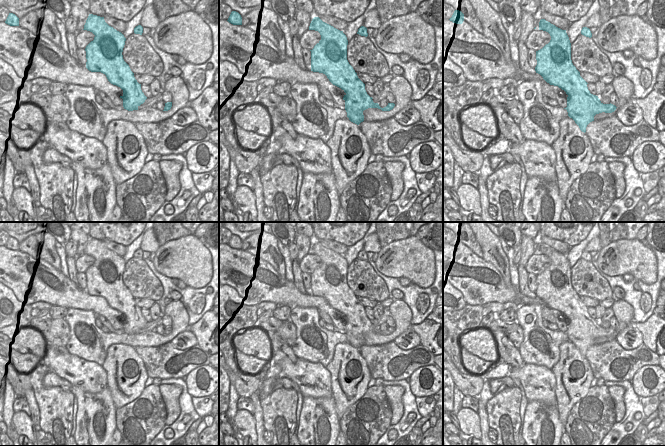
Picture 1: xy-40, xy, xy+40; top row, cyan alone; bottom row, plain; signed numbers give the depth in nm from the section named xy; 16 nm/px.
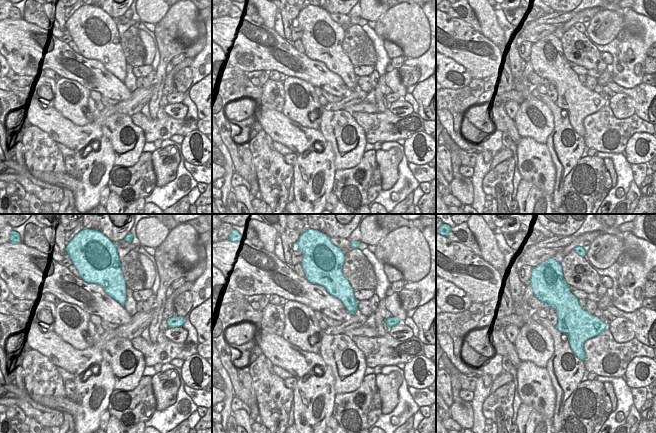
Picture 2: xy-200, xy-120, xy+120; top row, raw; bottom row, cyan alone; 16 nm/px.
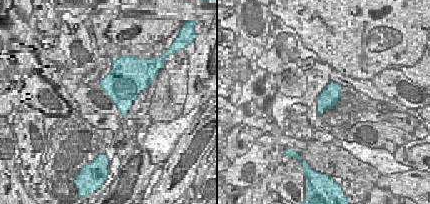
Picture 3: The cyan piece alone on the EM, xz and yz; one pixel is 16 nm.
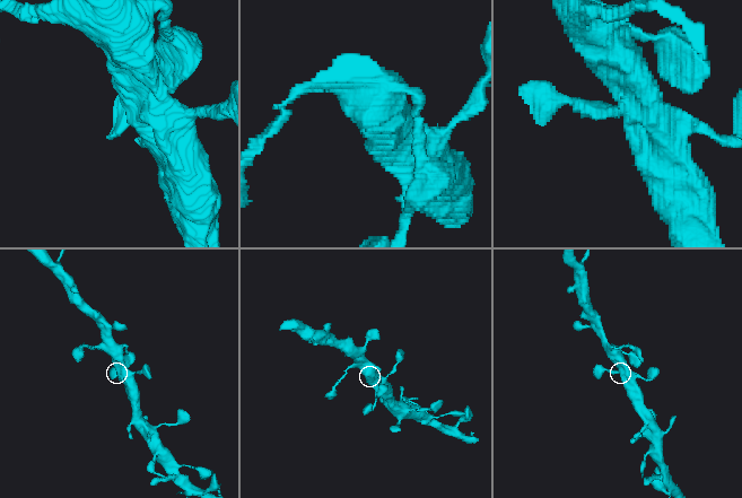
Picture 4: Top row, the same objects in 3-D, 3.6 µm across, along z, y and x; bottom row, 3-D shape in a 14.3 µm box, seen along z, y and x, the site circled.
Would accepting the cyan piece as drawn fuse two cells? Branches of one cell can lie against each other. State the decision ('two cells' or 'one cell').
one cell

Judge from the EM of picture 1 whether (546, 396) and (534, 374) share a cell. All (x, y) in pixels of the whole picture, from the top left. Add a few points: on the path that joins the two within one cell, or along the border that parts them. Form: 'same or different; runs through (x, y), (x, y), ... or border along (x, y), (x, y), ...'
same; runs through (544, 391), (544, 387), (536, 379)

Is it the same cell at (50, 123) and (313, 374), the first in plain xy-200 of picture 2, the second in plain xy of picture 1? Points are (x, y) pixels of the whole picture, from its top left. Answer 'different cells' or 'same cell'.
same cell

